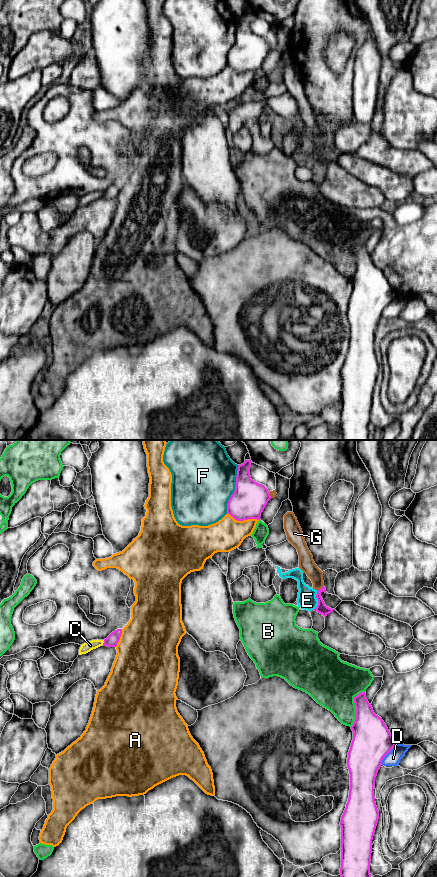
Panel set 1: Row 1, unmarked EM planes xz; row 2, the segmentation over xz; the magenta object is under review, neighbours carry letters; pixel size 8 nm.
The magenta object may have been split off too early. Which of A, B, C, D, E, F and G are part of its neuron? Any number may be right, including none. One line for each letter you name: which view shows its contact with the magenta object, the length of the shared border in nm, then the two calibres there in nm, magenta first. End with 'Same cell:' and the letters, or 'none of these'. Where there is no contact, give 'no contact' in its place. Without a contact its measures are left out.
Same cell: none of these

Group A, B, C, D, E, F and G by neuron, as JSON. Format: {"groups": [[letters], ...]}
{"groups": [["A"], ["B"], ["C"], ["D"], ["E"], ["F"], ["G"]]}

